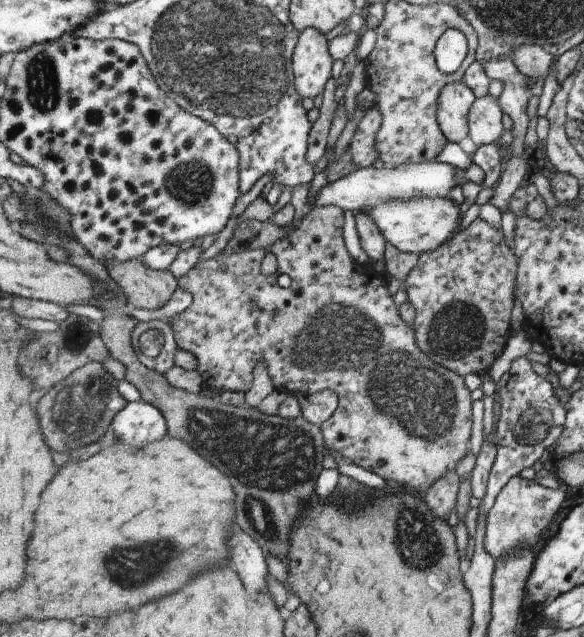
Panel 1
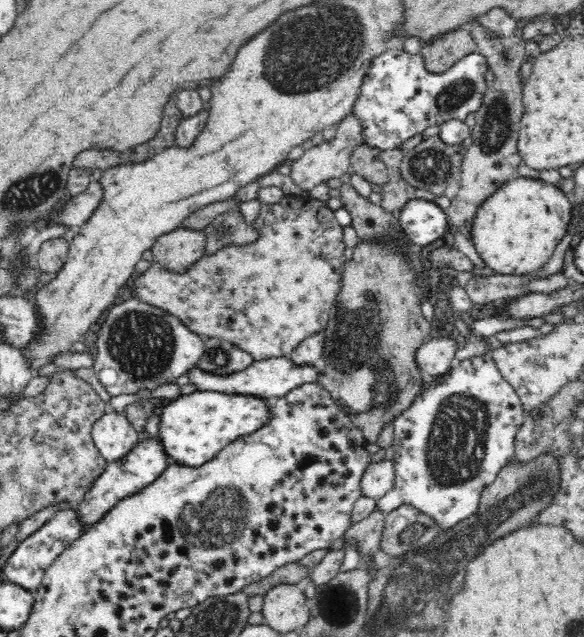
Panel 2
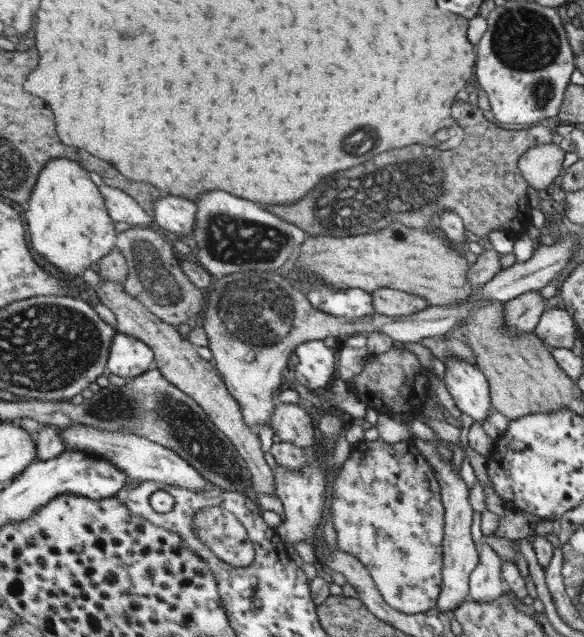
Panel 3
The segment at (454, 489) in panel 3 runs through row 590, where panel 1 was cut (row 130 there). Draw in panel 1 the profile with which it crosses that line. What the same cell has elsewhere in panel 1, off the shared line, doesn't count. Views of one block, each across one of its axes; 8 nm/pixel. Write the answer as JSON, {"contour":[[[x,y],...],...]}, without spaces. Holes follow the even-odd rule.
{"contour":[[[451,82],[439,90],[437,122],[447,142],[459,144],[467,136],[467,110],[473,104],[473,94],[465,82]]]}

